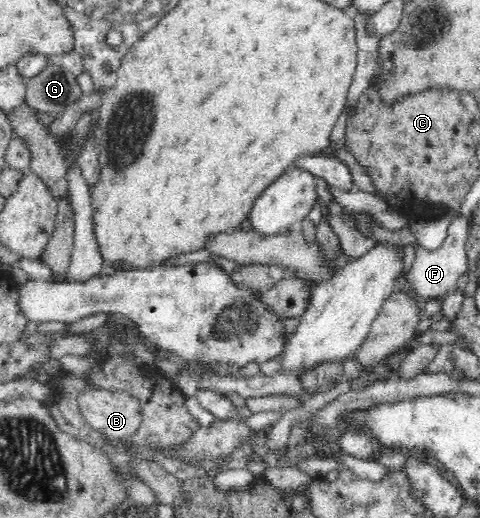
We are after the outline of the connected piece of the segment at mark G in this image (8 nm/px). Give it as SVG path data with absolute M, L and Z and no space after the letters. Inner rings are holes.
M50 61L40 74L25 79L25 104L36 112L58 116L83 95L76 75Z

